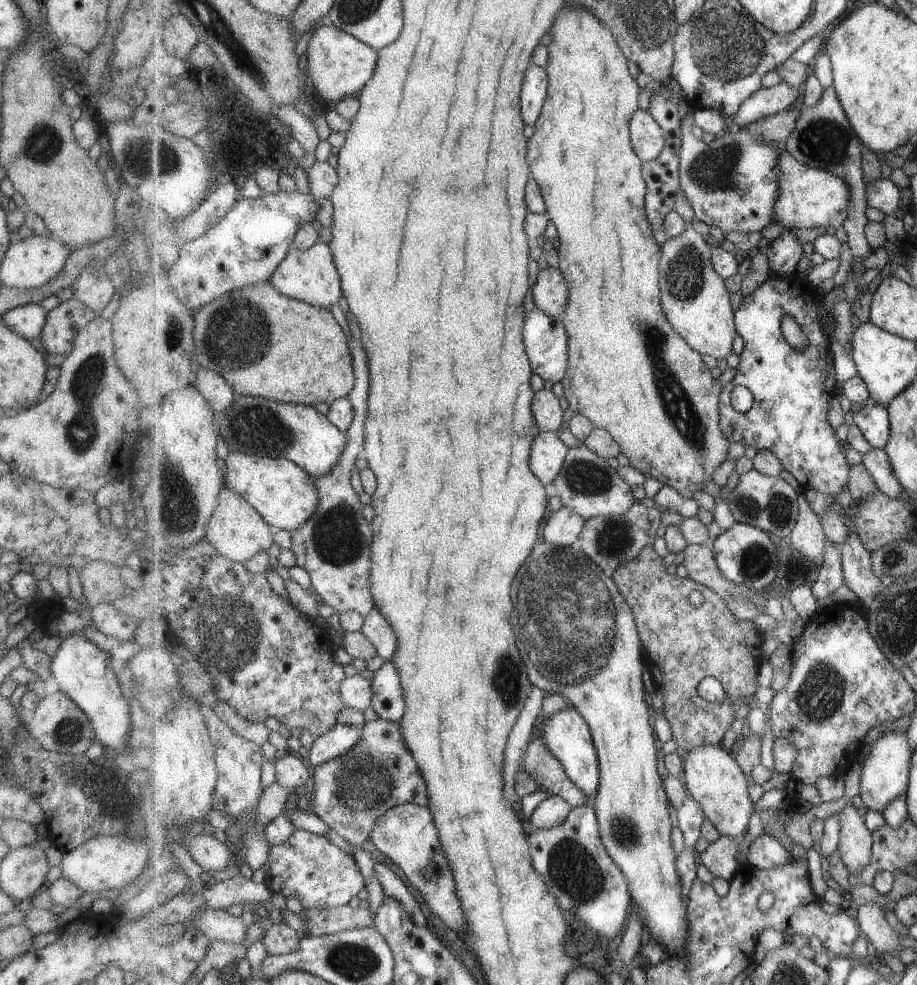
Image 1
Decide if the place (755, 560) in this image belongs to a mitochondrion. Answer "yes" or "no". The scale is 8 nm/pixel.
yes

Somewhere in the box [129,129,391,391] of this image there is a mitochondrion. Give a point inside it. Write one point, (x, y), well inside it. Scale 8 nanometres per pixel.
(235, 337)

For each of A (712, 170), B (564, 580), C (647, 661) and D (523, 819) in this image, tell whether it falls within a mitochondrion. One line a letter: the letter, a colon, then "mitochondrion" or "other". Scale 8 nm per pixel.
A: mitochondrion
B: mitochondrion
C: other
D: other

